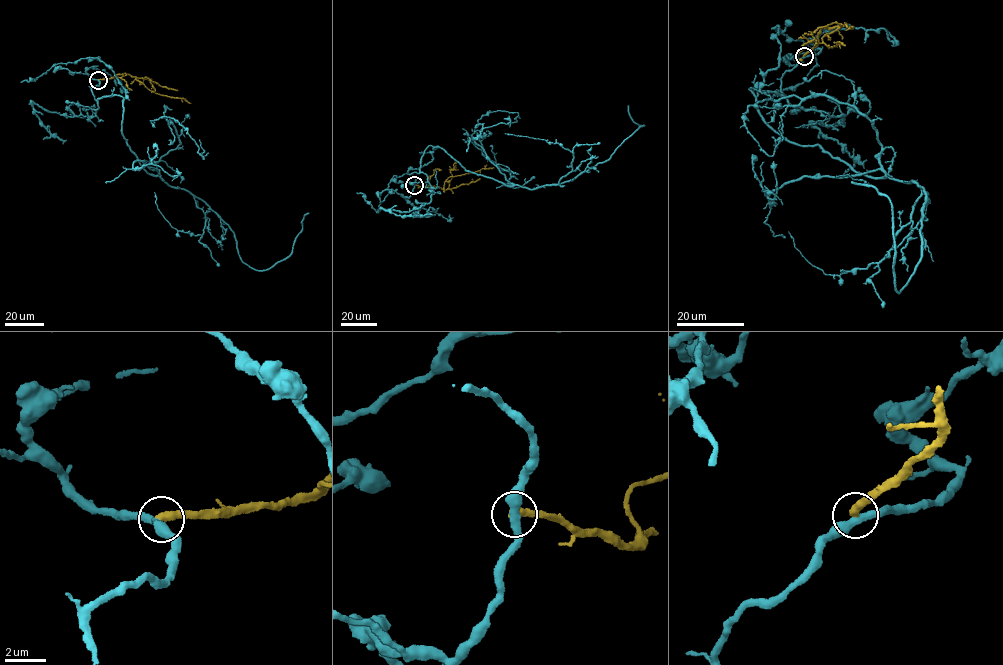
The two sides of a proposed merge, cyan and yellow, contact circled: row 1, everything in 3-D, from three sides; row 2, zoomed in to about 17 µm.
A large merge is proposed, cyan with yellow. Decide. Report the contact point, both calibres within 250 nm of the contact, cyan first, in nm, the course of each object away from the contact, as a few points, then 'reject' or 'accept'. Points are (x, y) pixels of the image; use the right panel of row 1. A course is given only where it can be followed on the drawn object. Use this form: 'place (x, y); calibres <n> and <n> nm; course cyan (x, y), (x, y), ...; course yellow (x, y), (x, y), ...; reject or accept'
place (804, 56); calibres 380 and 400 nm; course cyan (803, 56), (786, 96), (749, 89), (758, 113), (924, 186), (899, 292), (891, 201), (851, 182); course yellow (803, 56), (827, 26), (837, 26), (825, 34), (827, 45), (845, 45); reject

